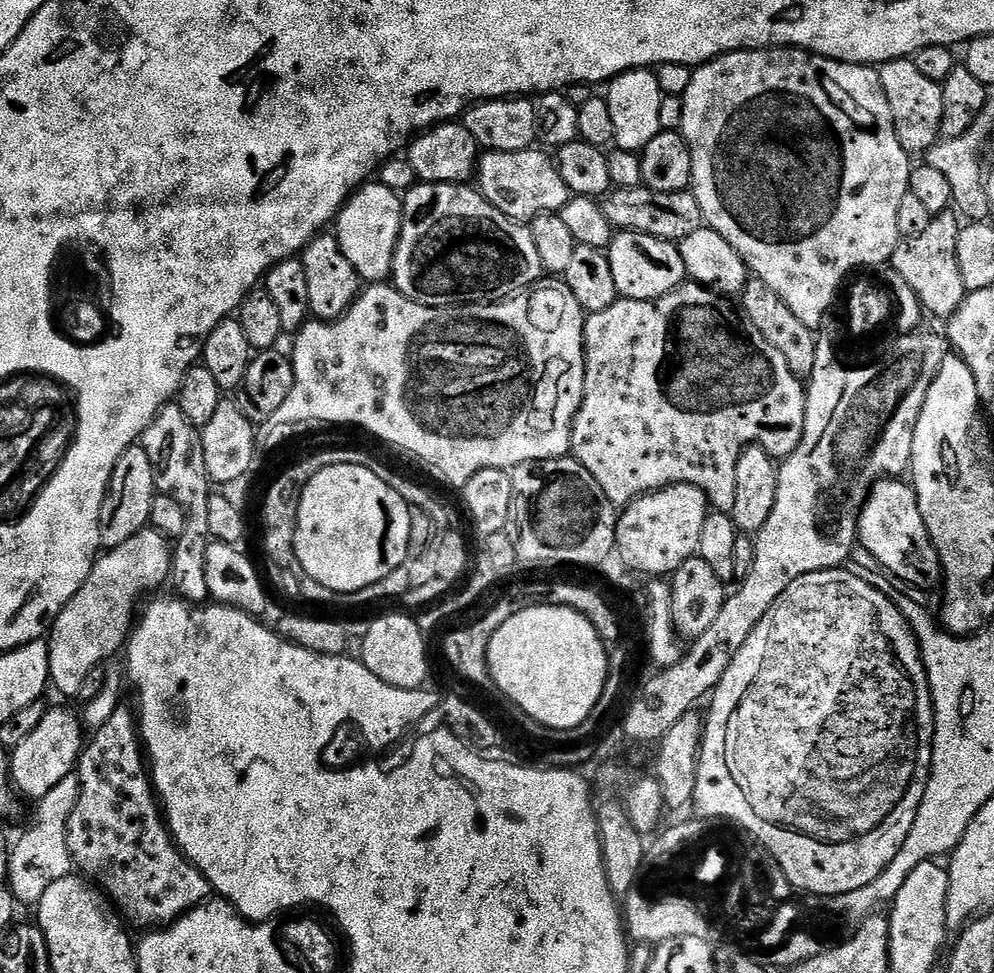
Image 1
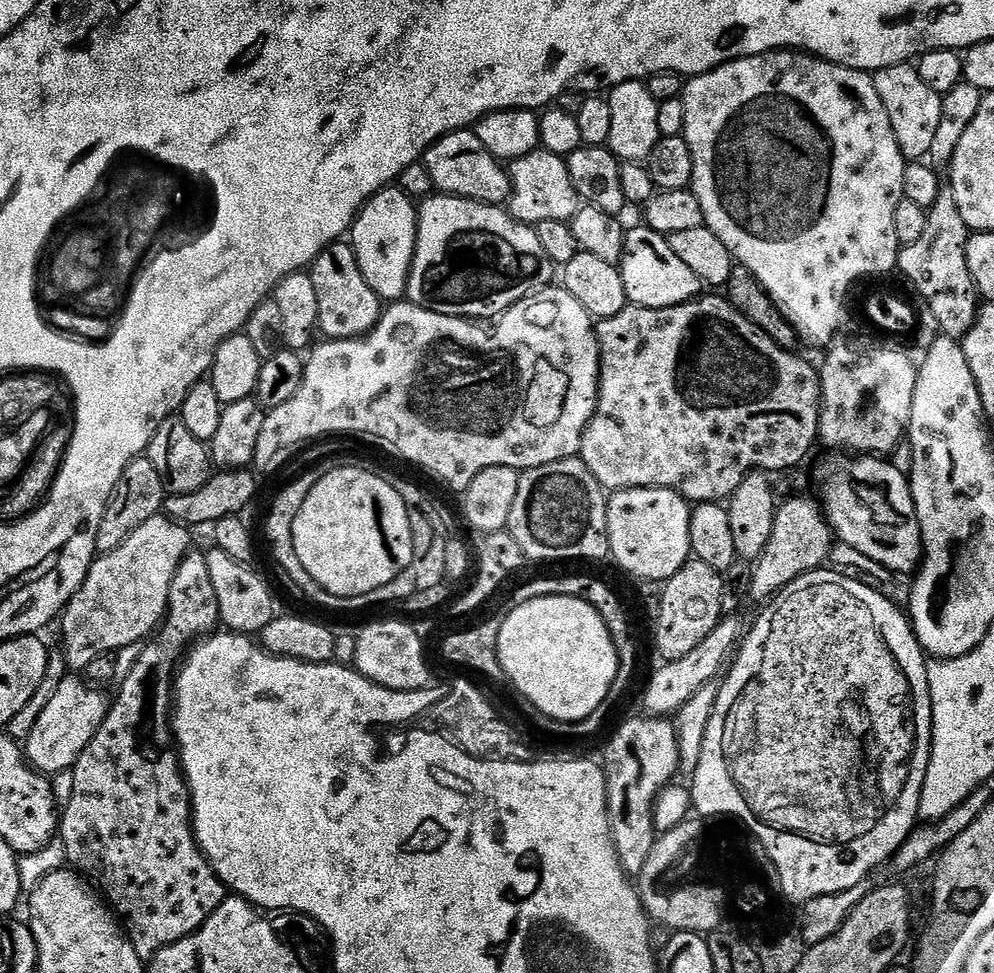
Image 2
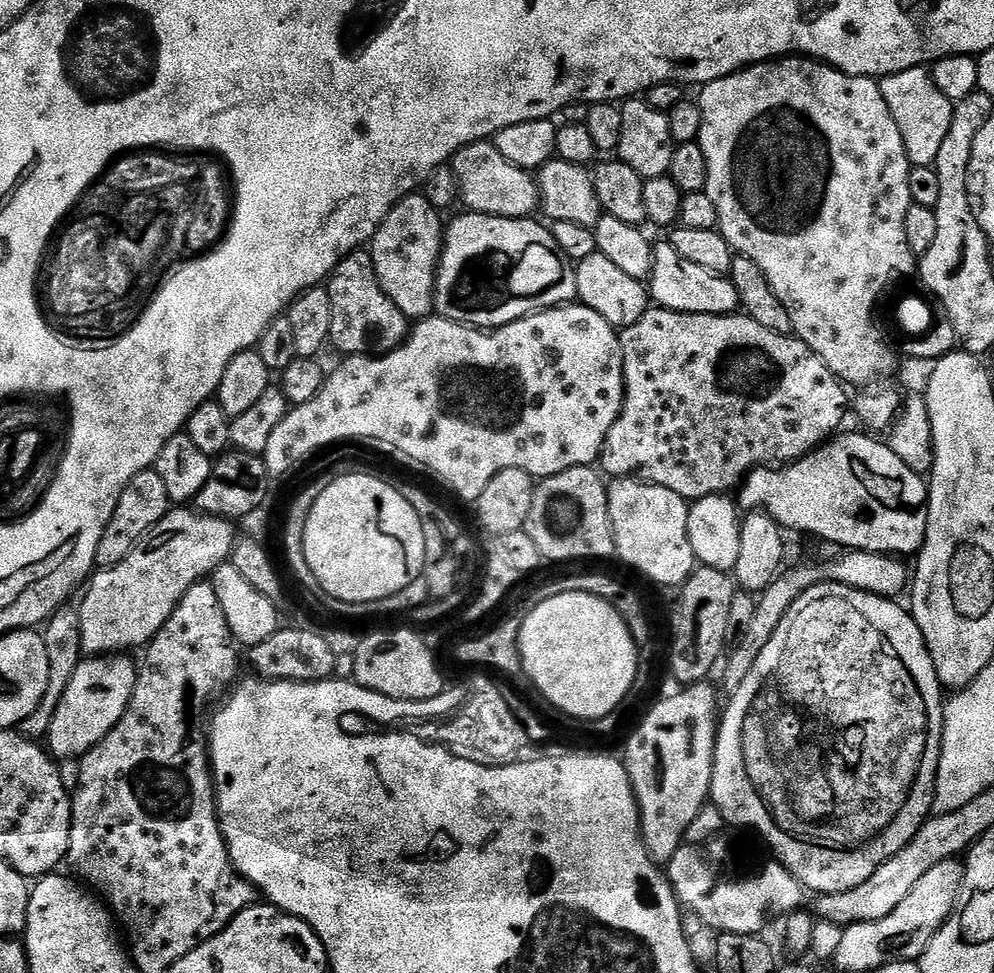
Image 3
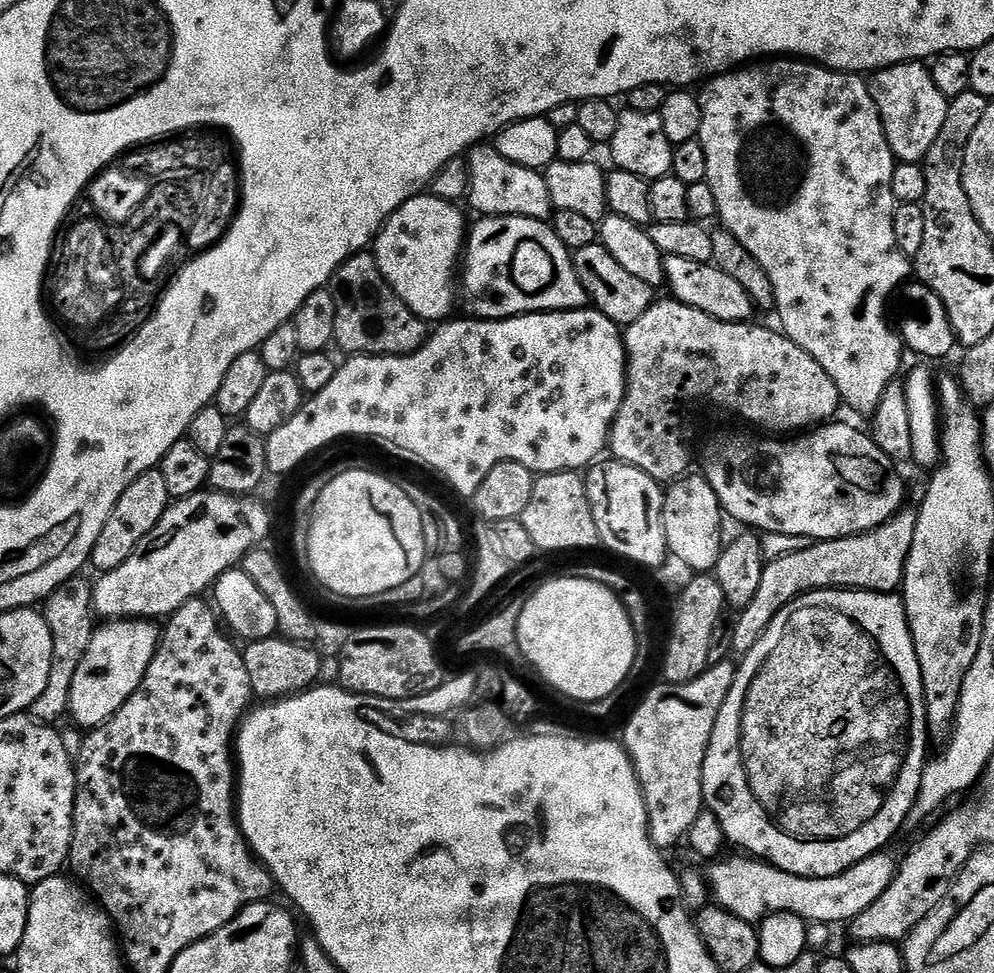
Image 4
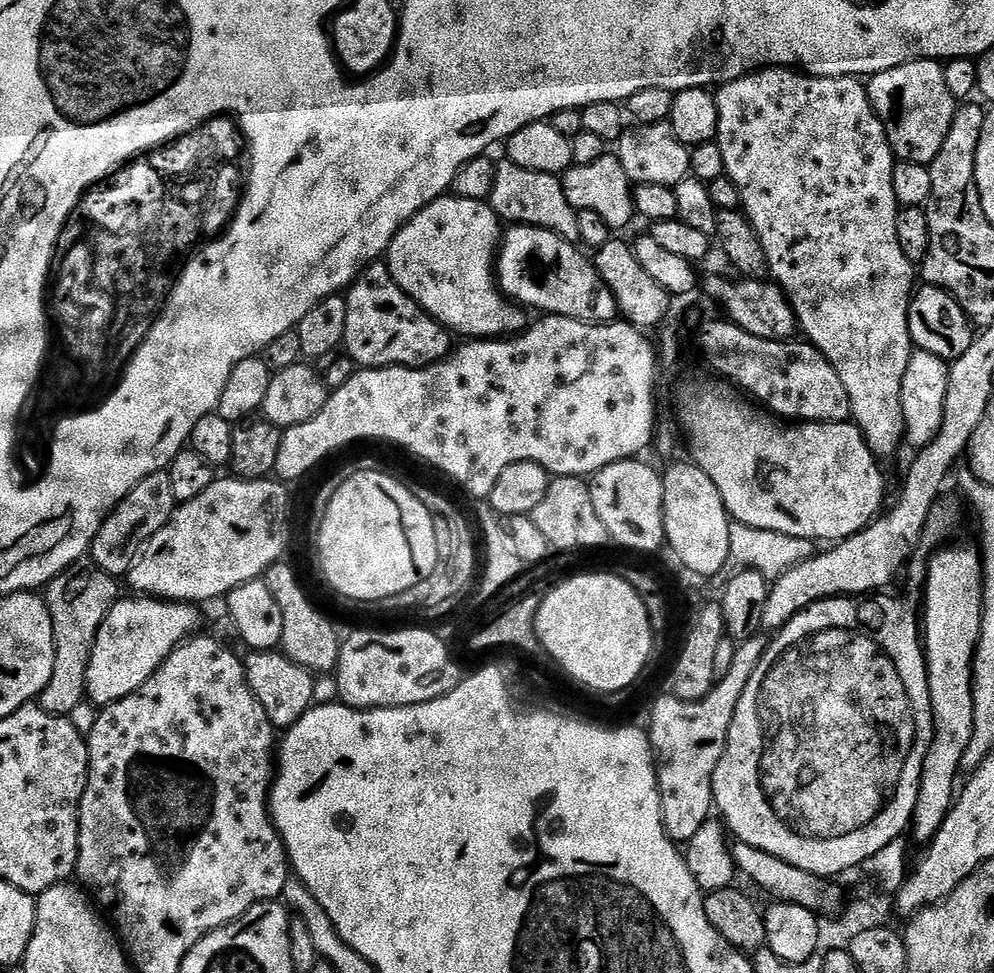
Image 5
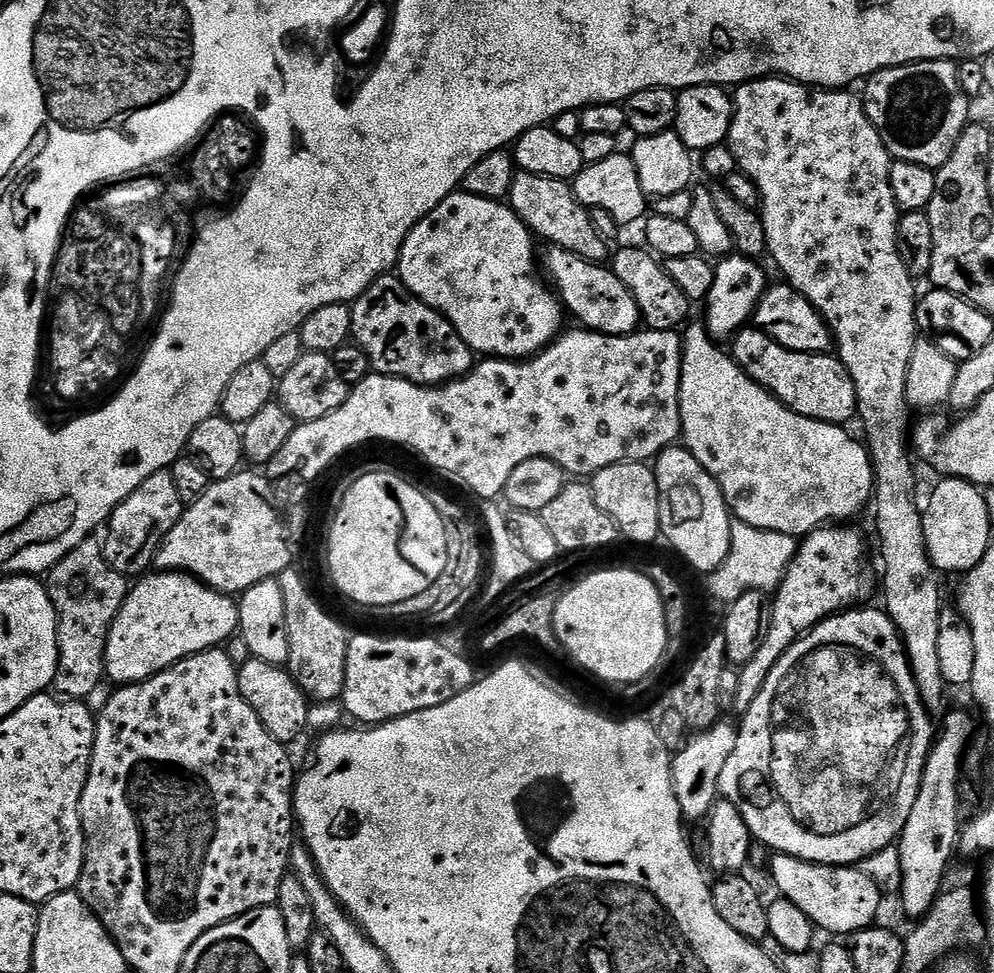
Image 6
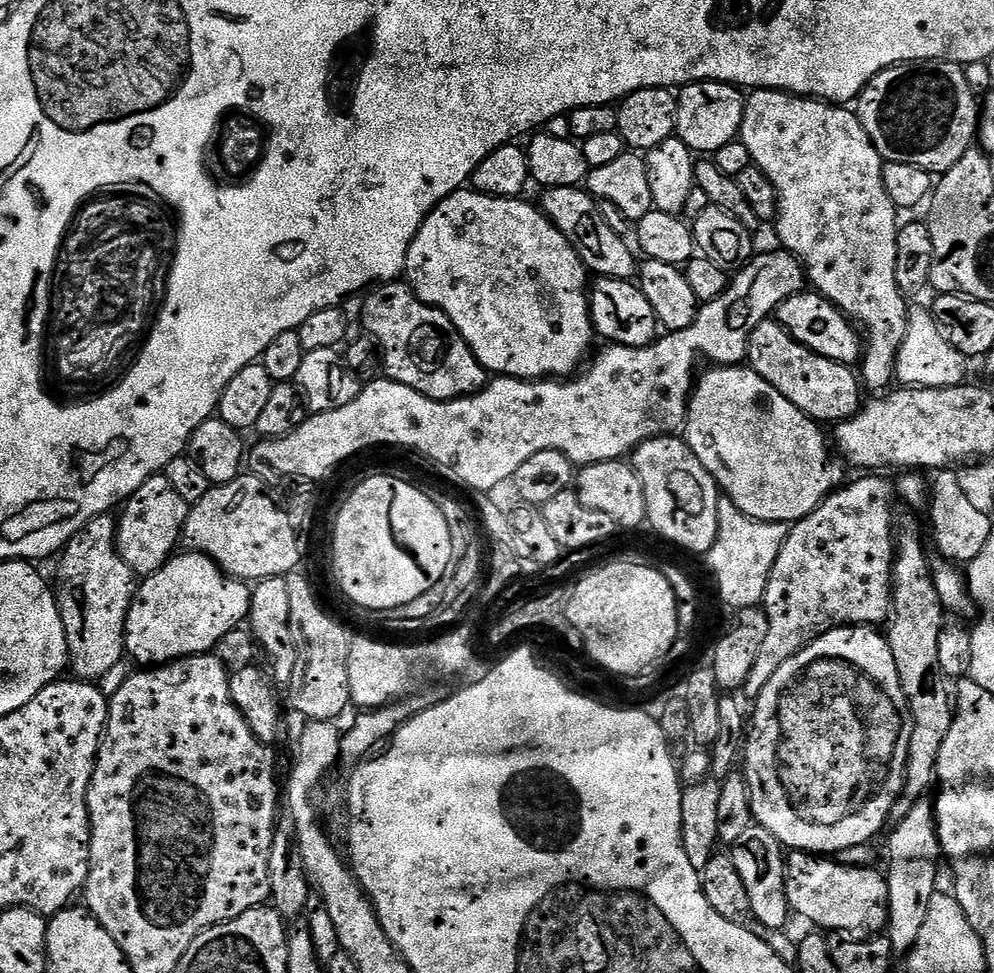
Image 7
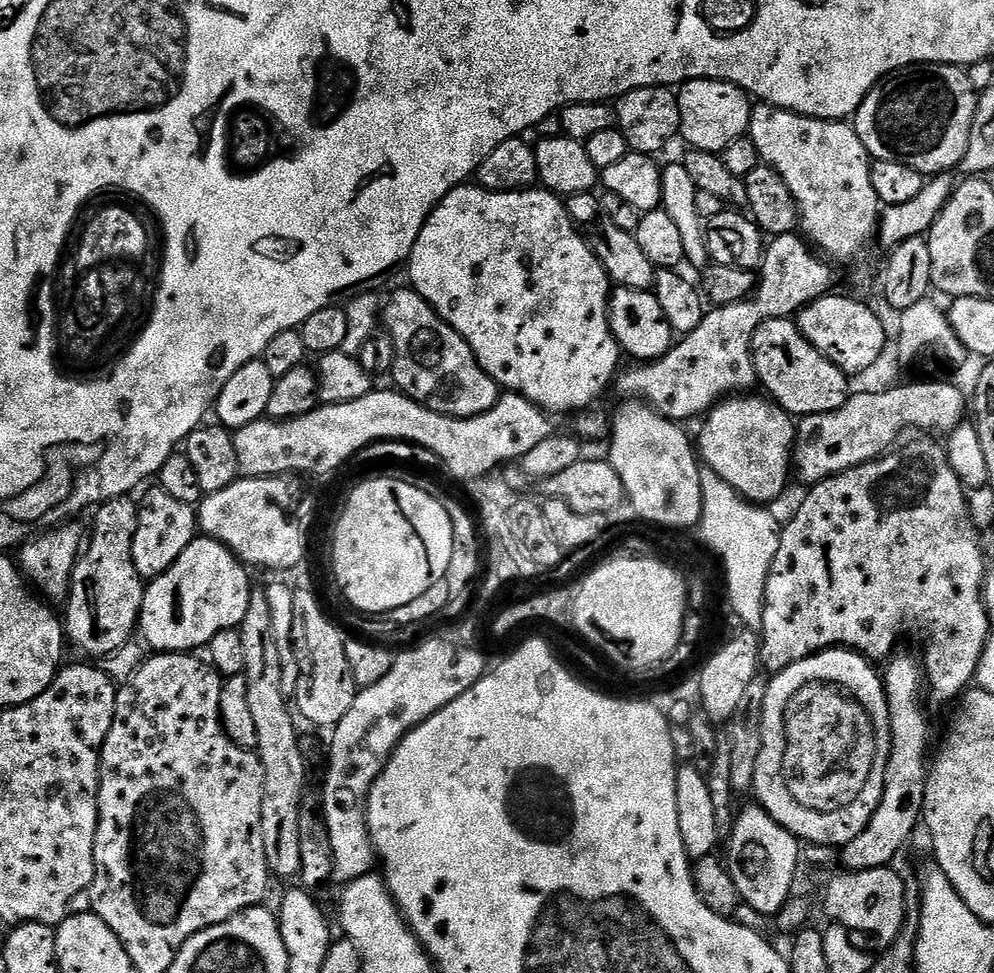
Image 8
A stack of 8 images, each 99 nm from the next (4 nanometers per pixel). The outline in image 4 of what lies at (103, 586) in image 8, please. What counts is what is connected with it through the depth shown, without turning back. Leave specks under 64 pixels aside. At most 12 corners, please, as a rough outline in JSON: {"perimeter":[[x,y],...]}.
{"perimeter":[[73,578],[43,609],[54,650],[32,703],[49,726],[69,711],[74,670],[94,631],[93,585]]}

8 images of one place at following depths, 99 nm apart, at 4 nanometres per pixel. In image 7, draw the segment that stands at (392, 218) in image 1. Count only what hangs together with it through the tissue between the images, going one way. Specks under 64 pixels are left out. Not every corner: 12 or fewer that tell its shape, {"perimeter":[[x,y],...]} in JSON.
{"perimeter":[[451,192],[404,271],[489,374],[568,378],[590,273],[524,198]]}

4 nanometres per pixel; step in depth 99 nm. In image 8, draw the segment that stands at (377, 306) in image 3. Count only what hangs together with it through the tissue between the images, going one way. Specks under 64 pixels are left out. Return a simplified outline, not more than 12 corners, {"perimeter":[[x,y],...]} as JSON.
{"perimeter":[[411,287],[382,304],[395,387],[456,420],[500,385]]}

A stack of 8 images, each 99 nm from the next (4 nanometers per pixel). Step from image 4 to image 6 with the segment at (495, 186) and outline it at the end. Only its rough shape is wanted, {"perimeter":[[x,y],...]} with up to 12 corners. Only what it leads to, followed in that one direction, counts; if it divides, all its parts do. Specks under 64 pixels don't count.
{"perimeter":[[517,171],[506,197],[533,237],[604,264],[609,241],[571,183]]}

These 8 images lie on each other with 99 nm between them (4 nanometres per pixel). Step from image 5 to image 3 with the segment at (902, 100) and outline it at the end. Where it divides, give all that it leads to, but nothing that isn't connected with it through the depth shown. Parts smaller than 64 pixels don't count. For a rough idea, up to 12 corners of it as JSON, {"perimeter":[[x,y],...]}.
{"perimeter":[[924,66],[879,81],[909,165],[935,165],[952,121]]}

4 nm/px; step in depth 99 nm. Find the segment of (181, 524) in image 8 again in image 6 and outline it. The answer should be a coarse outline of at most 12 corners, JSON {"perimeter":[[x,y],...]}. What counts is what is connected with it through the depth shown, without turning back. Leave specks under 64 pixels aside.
{"perimeter":[[150,474],[108,519],[106,562],[139,578],[185,507]]}

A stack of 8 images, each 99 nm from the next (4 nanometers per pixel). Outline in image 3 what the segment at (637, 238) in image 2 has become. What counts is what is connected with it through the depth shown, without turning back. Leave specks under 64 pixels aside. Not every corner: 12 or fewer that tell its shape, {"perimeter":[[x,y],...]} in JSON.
{"perimeter":[[670,242],[652,253],[650,296],[686,314],[740,308],[727,275],[682,258]]}

